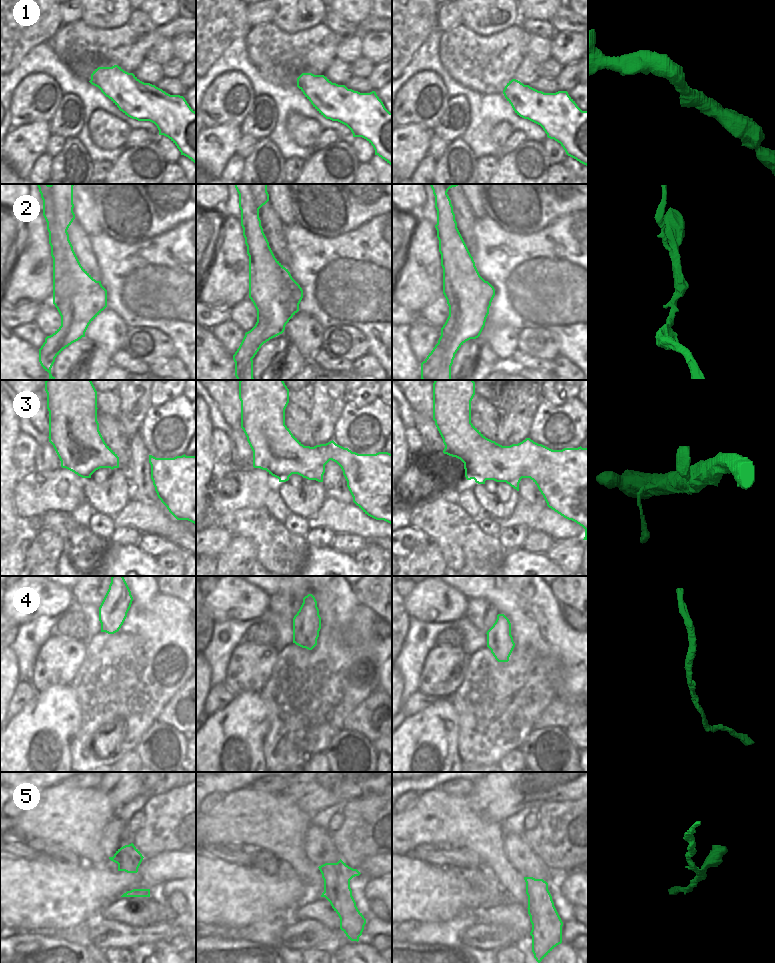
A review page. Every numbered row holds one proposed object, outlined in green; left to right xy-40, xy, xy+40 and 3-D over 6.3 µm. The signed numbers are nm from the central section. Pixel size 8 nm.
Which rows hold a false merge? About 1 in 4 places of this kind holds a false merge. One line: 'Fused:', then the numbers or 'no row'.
Fused: 2, 4

